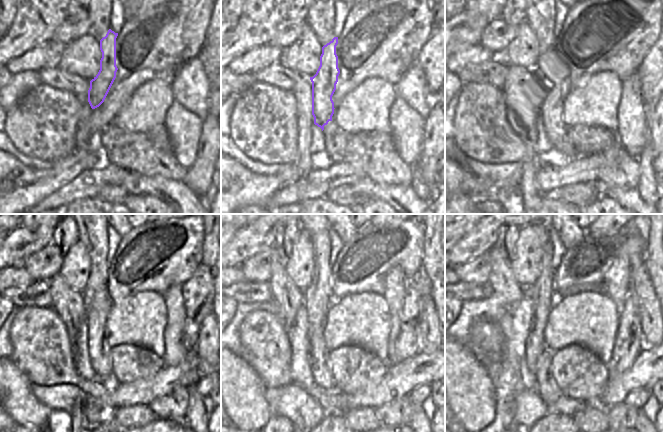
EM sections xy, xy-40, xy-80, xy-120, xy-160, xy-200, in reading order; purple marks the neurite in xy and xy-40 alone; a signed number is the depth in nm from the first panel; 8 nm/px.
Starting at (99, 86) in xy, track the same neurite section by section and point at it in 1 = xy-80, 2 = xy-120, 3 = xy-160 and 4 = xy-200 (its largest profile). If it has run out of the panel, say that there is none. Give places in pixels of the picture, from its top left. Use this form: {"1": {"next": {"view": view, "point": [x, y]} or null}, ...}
{"1": {"next": {"view": "xy-80", "point": [548, 79]}}, "2": {"next": {"view": "xy-120", "point": [97, 312]}}, "3": {"next": {"view": "xy-160", "point": [319, 354]}}, "4": {"next": {"view": "xy-200", "point": [546, 387]}}}

